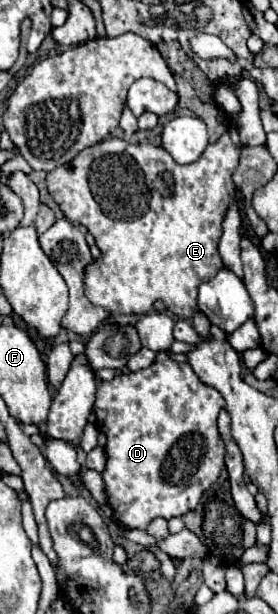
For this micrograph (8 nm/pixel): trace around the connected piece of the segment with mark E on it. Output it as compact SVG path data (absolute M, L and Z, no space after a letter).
M229 129L225 133L225 137L221 137L221 141L217 143L211 143L203 157L195 163L189 163L189 165L179 165L173 161L173 157L163 149L163 147L155 147L155 145L131 145L131 143L125 143L123 139L105 139L89 149L83 149L73 161L53 169L51 173L47 173L47 187L49 187L49 193L51 197L59 203L61 211L65 213L65 217L73 223L79 223L79 225L85 225L89 229L89 233L95 237L95 243L101 251L99 259L93 259L93 263L87 265L85 269L85 293L89 297L89 301L97 307L103 307L105 311L109 313L121 313L121 315L145 315L149 311L153 311L153 303L155 301L163 301L165 307L177 315L177 317L193 317L193 313L197 311L197 287L209 279L213 279L221 269L223 269L223 261L221 261L221 255L217 251L217 245L219 245L219 239L221 239L221 223L223 223L223 215L229 207L229 203L235 199L235 183L231 179L233 171L237 169L237 163L239 163L239 151L241 151L241 139L239 139L239 133L235 129Z

